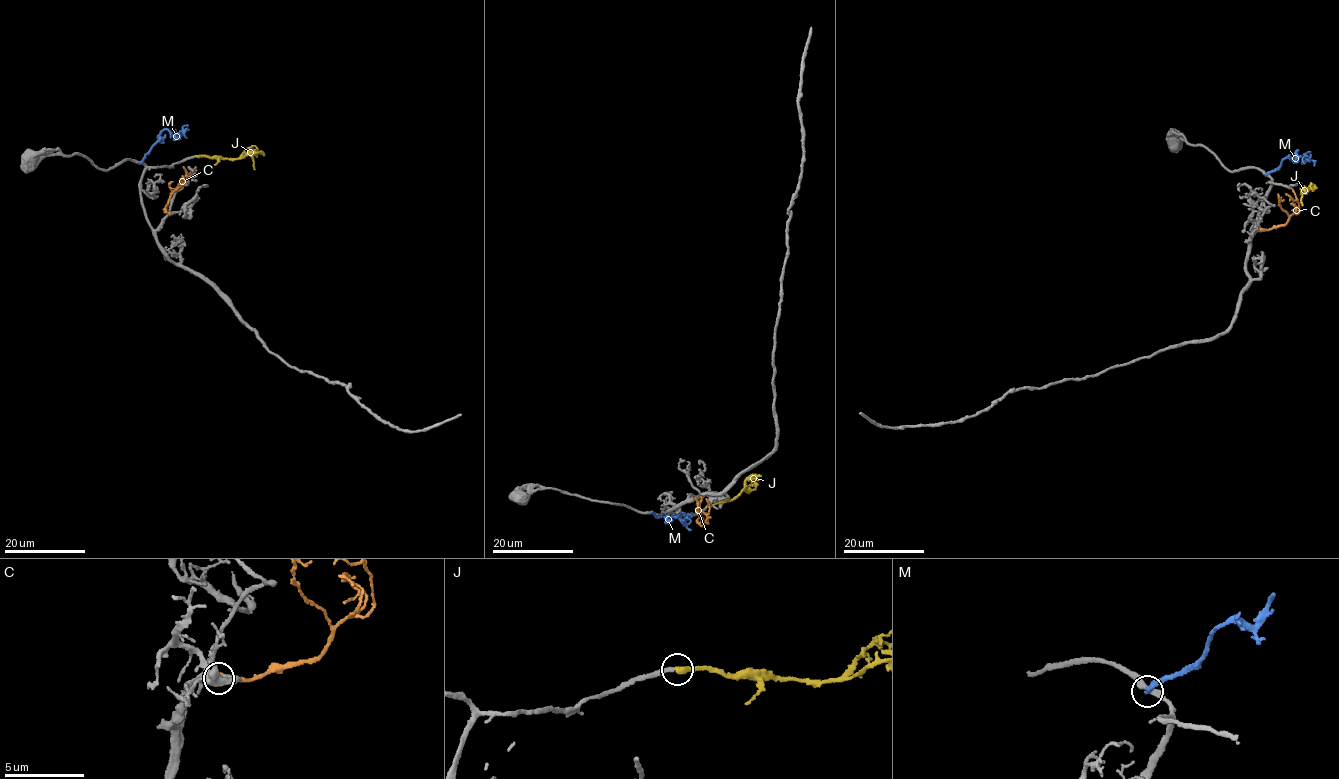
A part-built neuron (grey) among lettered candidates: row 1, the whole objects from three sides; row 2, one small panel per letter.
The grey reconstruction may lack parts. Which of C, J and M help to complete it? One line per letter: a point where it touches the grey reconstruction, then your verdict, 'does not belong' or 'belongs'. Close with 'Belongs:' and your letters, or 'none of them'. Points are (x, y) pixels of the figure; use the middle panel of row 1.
C: meets grey at (695, 498); does not belong
J: meets grey at (707, 506); does not belong
M: meets grey at (651, 512); does not belong
Belongs: none of them

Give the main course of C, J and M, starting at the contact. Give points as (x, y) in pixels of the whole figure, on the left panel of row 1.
C: (169, 213), (166, 212), (165, 208), (172, 192), (180, 180), (192, 175), (196, 169)
J: (198, 156), (239, 159), (249, 154), (254, 169)
M: (141, 162), (158, 141), (163, 130), (179, 136), (184, 125), (187, 125)

